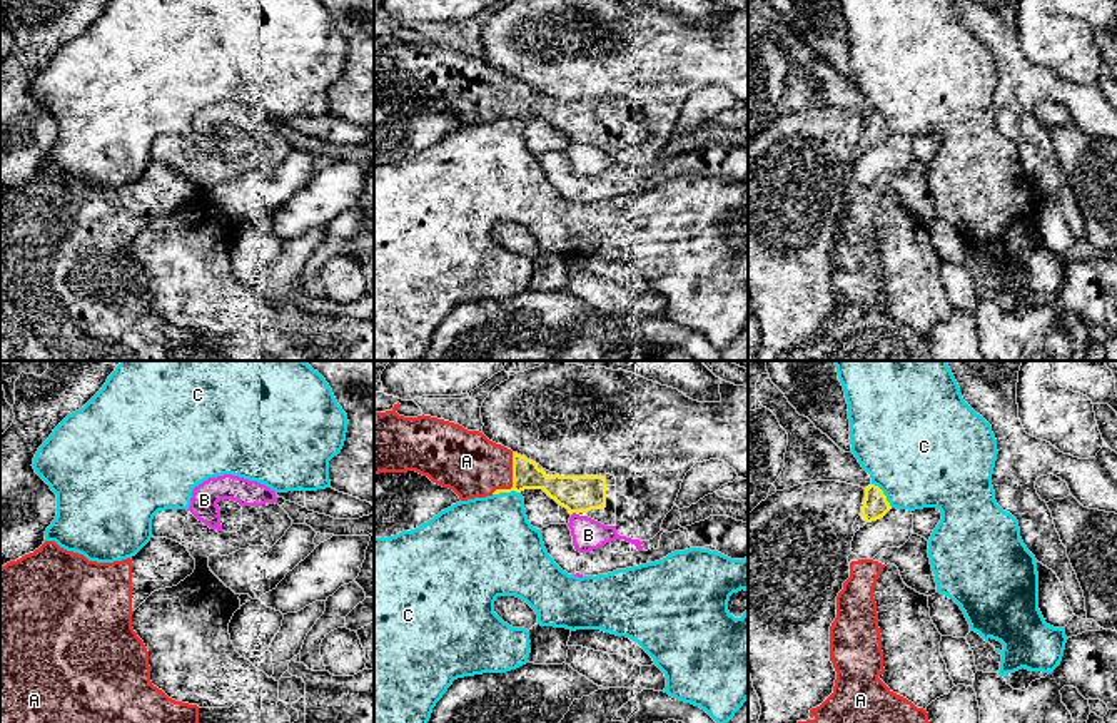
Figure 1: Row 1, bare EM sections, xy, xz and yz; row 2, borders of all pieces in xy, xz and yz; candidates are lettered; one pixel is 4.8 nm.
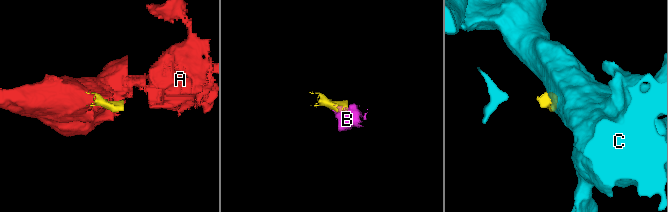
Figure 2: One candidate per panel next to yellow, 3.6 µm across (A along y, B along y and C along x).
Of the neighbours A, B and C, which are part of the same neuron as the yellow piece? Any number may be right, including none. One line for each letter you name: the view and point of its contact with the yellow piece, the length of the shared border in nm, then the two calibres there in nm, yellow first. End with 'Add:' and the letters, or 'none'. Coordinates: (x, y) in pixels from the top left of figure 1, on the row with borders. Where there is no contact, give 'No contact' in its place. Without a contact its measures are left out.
A: Touches yellow at xz (513, 480). Shared border 220 nm. Thickness 140 nm (yellow) against 300 nm
Add: A

